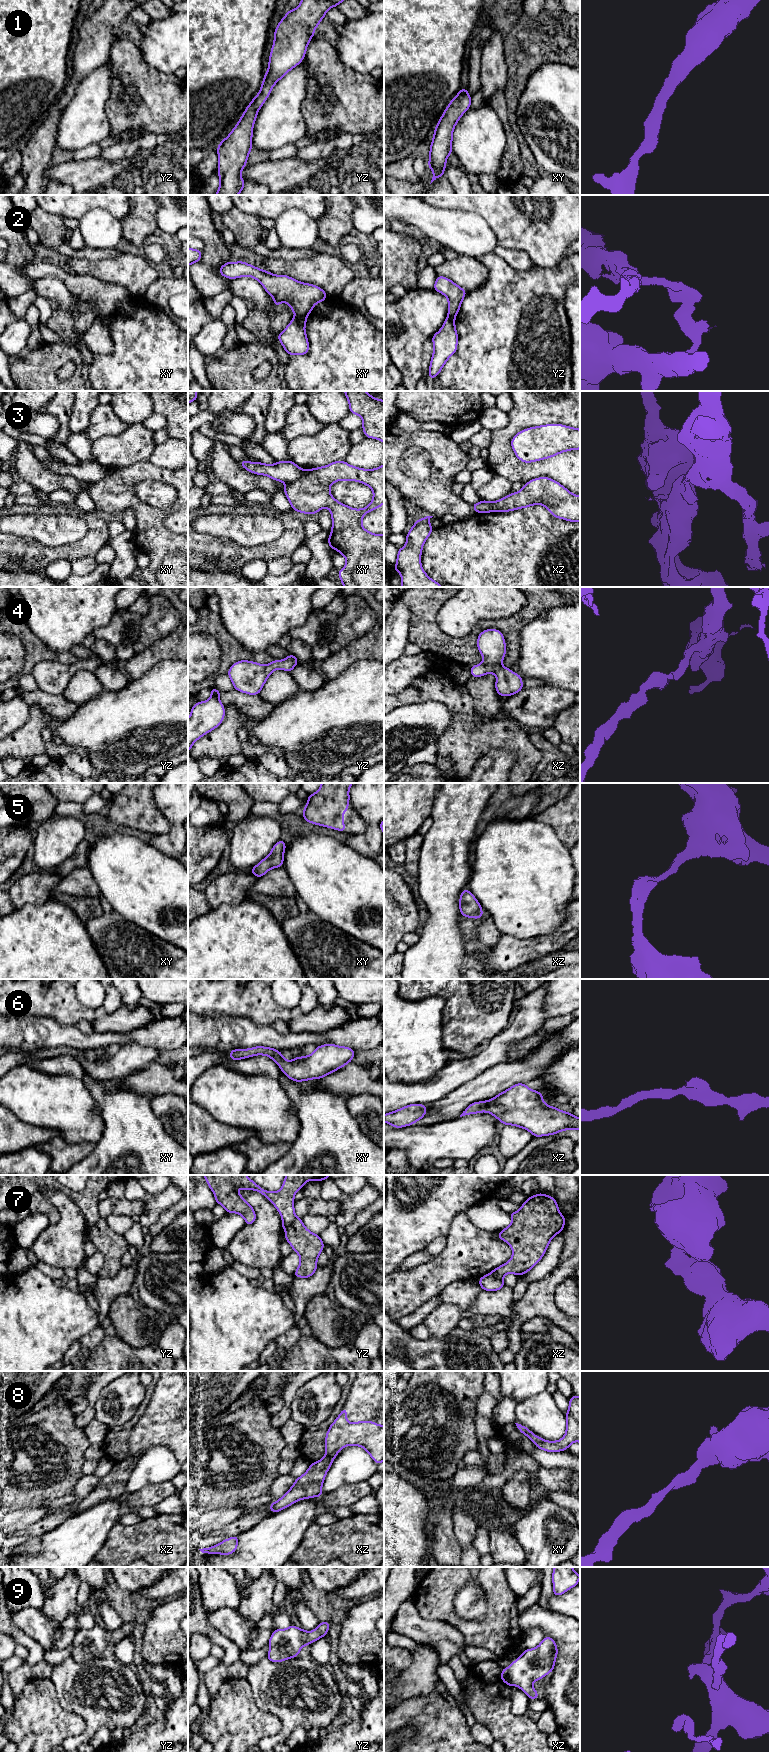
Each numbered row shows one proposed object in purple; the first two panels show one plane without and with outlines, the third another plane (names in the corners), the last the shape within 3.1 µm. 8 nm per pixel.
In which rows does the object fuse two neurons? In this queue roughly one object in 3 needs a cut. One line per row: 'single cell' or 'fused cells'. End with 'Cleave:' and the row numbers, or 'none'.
1: single cell
2: fused cells
3: fused cells
4: single cell
5: single cell
6: single cell
7: fused cells
8: single cell
9: single cell
Cleave: 2, 3, 7

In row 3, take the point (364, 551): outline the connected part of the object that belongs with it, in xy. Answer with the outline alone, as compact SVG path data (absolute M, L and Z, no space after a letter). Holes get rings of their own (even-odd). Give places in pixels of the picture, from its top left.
M335 461L329 465L303 470L302 475L284 487L284 493L292 510L300 513L317 514L320 509L331 511L332 530L328 545L346 558L346 565L338 570L344 587L384 587L384 534L373 534L362 526L362 518L384 504L384 463L376 469L362 469L351 466L345 461ZM337 481L358 481L371 488L373 500L362 509L354 509L338 502L330 494L330 486Z

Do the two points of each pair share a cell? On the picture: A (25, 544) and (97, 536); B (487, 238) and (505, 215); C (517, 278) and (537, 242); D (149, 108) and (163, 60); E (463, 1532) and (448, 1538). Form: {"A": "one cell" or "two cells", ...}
{"A": "one cell", "B": "two cells", "C": "two cells", "D": "two cells", "E": "two cells"}

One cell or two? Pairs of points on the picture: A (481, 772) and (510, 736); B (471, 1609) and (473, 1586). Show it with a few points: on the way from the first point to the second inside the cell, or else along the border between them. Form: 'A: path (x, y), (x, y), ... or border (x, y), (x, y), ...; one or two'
A: border (516, 757), (506, 750), (490, 750), (478, 760); two
B: path (471, 1603), (472, 1592); one

